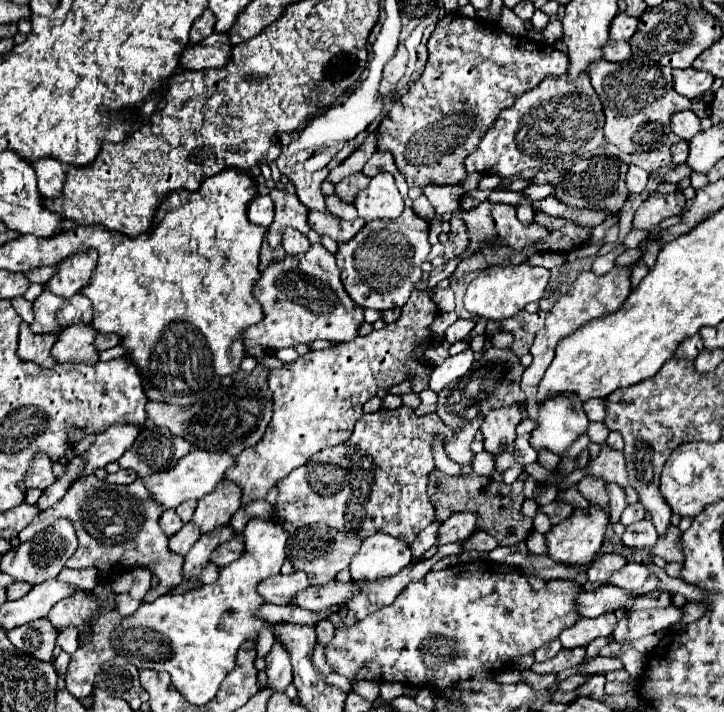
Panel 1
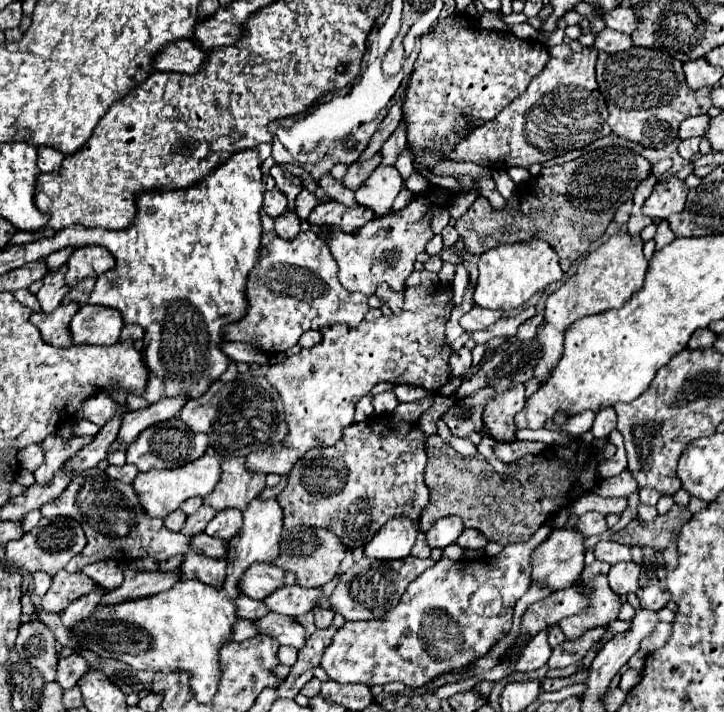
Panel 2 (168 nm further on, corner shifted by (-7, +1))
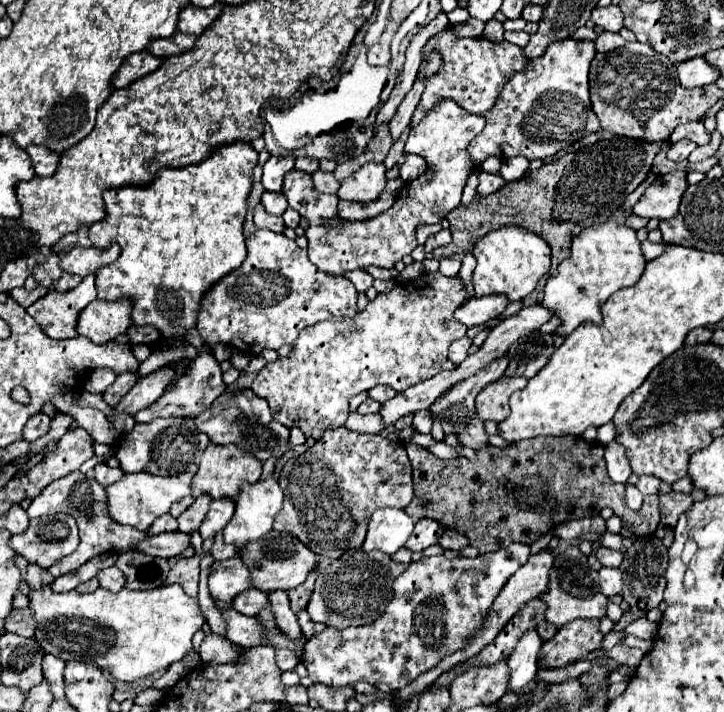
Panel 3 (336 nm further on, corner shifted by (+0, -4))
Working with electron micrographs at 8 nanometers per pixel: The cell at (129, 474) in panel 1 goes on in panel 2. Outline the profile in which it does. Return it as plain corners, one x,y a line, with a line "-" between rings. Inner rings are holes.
108,465
108,469
106,469
106,475
108,477
112,477
112,479
118,479
118,481
122,481
122,483
132,483
134,481
134,477
138,475
138,469
136,467
132,467
132,465
122,465
122,467
116,467
116,465

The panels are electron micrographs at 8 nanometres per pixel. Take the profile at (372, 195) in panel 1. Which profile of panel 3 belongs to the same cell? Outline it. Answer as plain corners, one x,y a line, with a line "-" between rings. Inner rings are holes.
365,164
351,178
341,182
337,196
349,202
373,202
385,190
385,166
383,164

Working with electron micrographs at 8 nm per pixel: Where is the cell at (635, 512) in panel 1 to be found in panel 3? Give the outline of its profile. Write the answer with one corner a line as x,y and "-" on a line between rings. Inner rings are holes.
641,476
637,482
637,490
641,490
643,496
651,496
651,494
657,494
659,484
661,484
661,480
655,476

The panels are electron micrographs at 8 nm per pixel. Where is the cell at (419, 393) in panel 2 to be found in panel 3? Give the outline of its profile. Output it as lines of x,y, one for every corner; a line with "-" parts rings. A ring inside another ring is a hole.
375,386
375,388
371,388
369,390
369,396
373,398
373,400
377,400
377,402
387,402
389,398
393,398
393,396
397,396
397,392
393,390
393,388
389,388
389,386

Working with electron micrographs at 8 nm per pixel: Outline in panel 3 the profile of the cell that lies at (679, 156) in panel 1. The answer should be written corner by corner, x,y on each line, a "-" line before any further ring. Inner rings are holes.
681,140
681,142
677,142
677,144
671,144
667,158
673,160
673,162
687,160
687,156
689,156
695,148
697,148
697,144
693,144
693,142
689,142
689,140

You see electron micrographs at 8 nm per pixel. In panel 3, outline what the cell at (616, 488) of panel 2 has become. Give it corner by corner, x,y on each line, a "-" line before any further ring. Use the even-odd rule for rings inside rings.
609,442
605,444
605,458
607,458
607,470
609,470
609,478
613,482
621,482
625,484
631,476
631,466
629,460
625,456
625,448
619,442

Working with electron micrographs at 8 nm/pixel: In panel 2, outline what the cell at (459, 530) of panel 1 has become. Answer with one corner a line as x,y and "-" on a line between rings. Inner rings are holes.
444,517
444,519
438,519
428,531
426,531
426,543
430,547
448,547
452,545
460,531
464,531
464,525
460,523
460,519
456,517

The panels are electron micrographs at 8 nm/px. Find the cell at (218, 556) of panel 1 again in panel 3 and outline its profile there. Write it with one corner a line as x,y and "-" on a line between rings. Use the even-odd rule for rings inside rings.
165,532
165,534
159,534
159,536
151,536
149,540
141,542
137,548
145,554
151,554
151,556
173,558
173,556
179,556
189,546
191,546
191,536
189,534

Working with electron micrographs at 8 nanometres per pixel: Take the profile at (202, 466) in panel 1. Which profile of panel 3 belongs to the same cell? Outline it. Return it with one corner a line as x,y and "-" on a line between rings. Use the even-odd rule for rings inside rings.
147,472
125,474
121,480
105,488
109,498
109,514
119,524
129,524
135,526
137,530
147,530
155,522
155,518
169,512
173,502
179,502
181,498
191,494
191,482
193,482
191,472
173,476
153,476

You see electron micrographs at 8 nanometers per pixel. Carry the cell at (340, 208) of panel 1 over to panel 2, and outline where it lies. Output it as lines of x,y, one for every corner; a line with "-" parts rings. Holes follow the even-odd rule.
322,175
318,179
318,185
332,197
332,201
340,201
346,207
356,207
354,191
350,191
348,187
344,187
344,183
342,181
336,181
332,175

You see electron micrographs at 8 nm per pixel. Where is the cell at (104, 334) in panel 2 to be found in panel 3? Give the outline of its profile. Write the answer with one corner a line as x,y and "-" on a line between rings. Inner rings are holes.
93,300
89,306
83,308
77,332
79,336
89,338
93,344
105,344
111,342
115,336
125,334
131,326
131,302
129,300
117,300
117,302
101,302

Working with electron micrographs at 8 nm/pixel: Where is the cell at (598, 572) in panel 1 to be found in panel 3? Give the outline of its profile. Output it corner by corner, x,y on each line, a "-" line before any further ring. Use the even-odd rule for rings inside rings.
603,546
595,552
595,556
597,556
597,560
599,560
603,566
611,566
611,568
619,566
621,560
623,560
623,554
621,554
621,552
615,552
615,550
609,550
609,548
603,548

